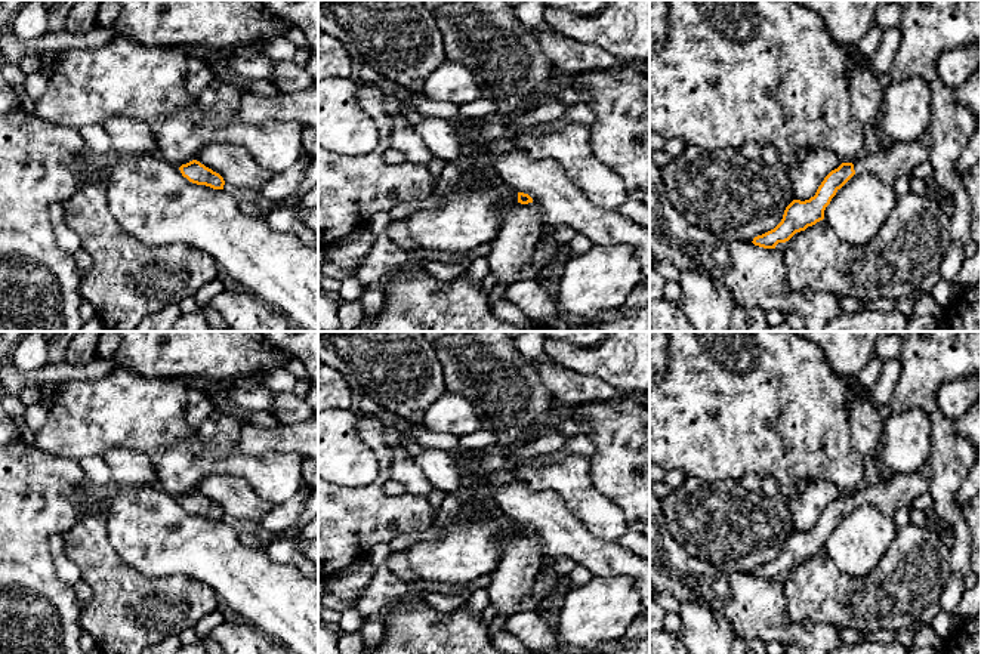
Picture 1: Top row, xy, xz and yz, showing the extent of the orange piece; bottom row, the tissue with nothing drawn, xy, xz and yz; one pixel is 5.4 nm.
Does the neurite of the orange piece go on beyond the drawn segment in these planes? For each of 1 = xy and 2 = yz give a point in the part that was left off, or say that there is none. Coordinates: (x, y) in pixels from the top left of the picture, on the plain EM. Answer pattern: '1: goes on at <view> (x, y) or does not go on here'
1: does not go on here
2: goes on at yz (900, 491)

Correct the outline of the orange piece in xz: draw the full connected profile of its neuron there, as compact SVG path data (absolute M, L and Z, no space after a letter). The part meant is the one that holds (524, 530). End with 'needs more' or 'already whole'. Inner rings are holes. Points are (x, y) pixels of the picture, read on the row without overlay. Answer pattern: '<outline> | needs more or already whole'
M518 524L518 534L503 546L503 558L487 587L490 604L499 614L509 613L530 593L545 559L539 537L528 525Z | needs more

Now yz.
M928 460L913 472L895 473L891 479L867 484L854 494L842 494L824 509L814 528L805 533L793 531L786 539L781 553L774 561L755 568L752 574L763 580L775 580L778 574L786 574L796 564L823 552L832 530L854 506L870 505L888 516L894 516L901 508L911 508L919 496L929 493L932 478Z | needs more

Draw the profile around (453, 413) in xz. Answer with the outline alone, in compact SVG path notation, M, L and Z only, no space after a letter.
M447 391L439 400L429 405L423 419L431 432L466 436L482 429L473 404L463 394Z

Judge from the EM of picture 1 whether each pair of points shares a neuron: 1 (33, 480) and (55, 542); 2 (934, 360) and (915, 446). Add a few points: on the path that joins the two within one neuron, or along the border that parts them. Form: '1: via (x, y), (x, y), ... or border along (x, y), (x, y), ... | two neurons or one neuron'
1: border along (61, 533), (49, 537), (49, 551), (54, 555) | two neurons
2: border along (892, 412), (921, 409), (929, 420), (931, 444) | two neurons

